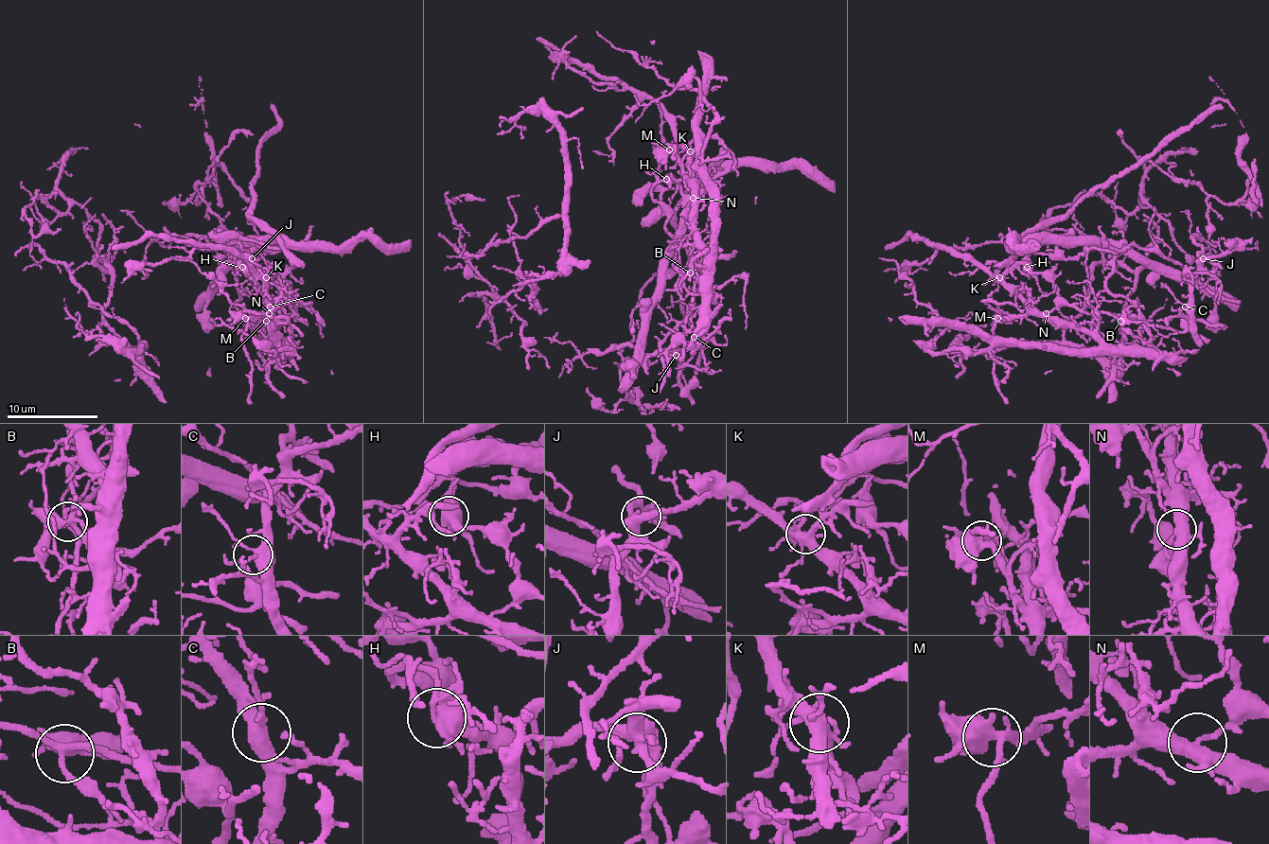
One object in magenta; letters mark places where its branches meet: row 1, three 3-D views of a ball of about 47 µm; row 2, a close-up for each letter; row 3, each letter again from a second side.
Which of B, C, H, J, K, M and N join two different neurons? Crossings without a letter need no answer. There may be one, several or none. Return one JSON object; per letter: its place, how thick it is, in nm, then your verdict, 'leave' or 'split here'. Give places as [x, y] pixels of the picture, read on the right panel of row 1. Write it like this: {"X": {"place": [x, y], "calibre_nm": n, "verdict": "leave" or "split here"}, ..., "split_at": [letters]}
{"B": {"place": [1120, 321], "calibre_nm": 320, "verdict": "leave"}, "C": {"place": [1185, 307], "calibre_nm": 400, "verdict": "leave"}, "H": {"place": [1027, 267], "calibre_nm": 440, "verdict": "split here"}, "J": {"place": [1203, 258], "calibre_nm": 480, "verdict": "leave"}, "K": {"place": [999, 277], "calibre_nm": 420, "verdict": "leave"}, "M": {"place": [997, 318], "calibre_nm": 440, "verdict": "leave"}, "N": {"place": [1046, 313], "calibre_nm": 400, "verdict": "split here"}, "split_at": ["H", "N"]}

